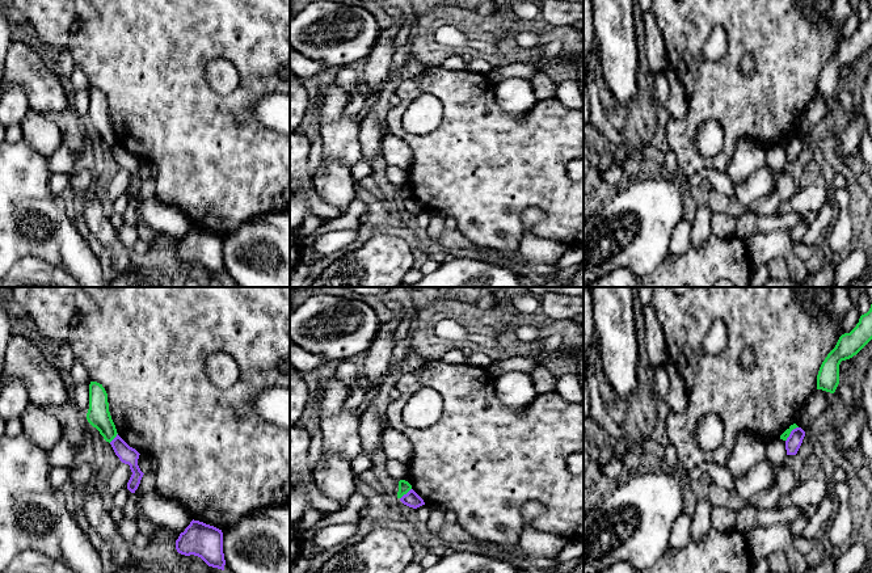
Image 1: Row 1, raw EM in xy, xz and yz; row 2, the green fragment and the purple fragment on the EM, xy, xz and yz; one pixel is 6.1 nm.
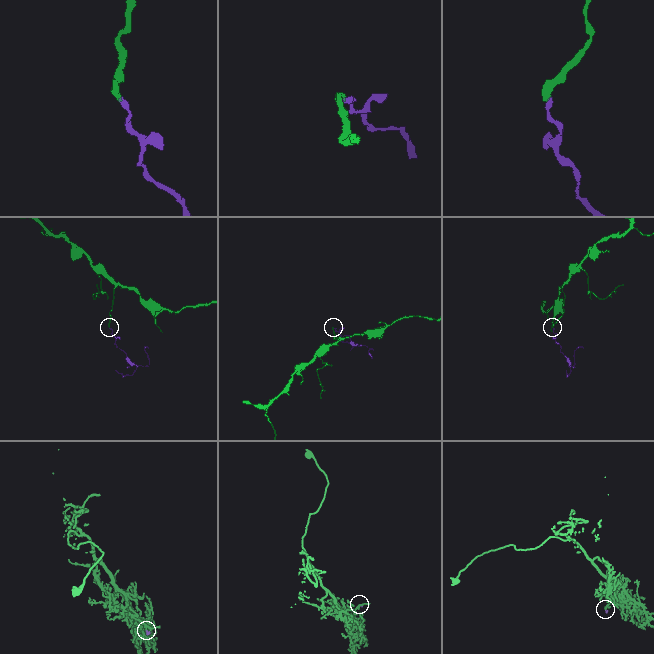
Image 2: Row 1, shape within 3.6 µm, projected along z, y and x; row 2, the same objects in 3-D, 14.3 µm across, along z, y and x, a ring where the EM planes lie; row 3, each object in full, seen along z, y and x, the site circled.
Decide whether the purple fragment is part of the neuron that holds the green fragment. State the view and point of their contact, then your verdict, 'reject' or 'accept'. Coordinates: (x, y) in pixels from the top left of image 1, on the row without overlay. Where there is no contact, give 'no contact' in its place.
yz (790, 139) | reject

